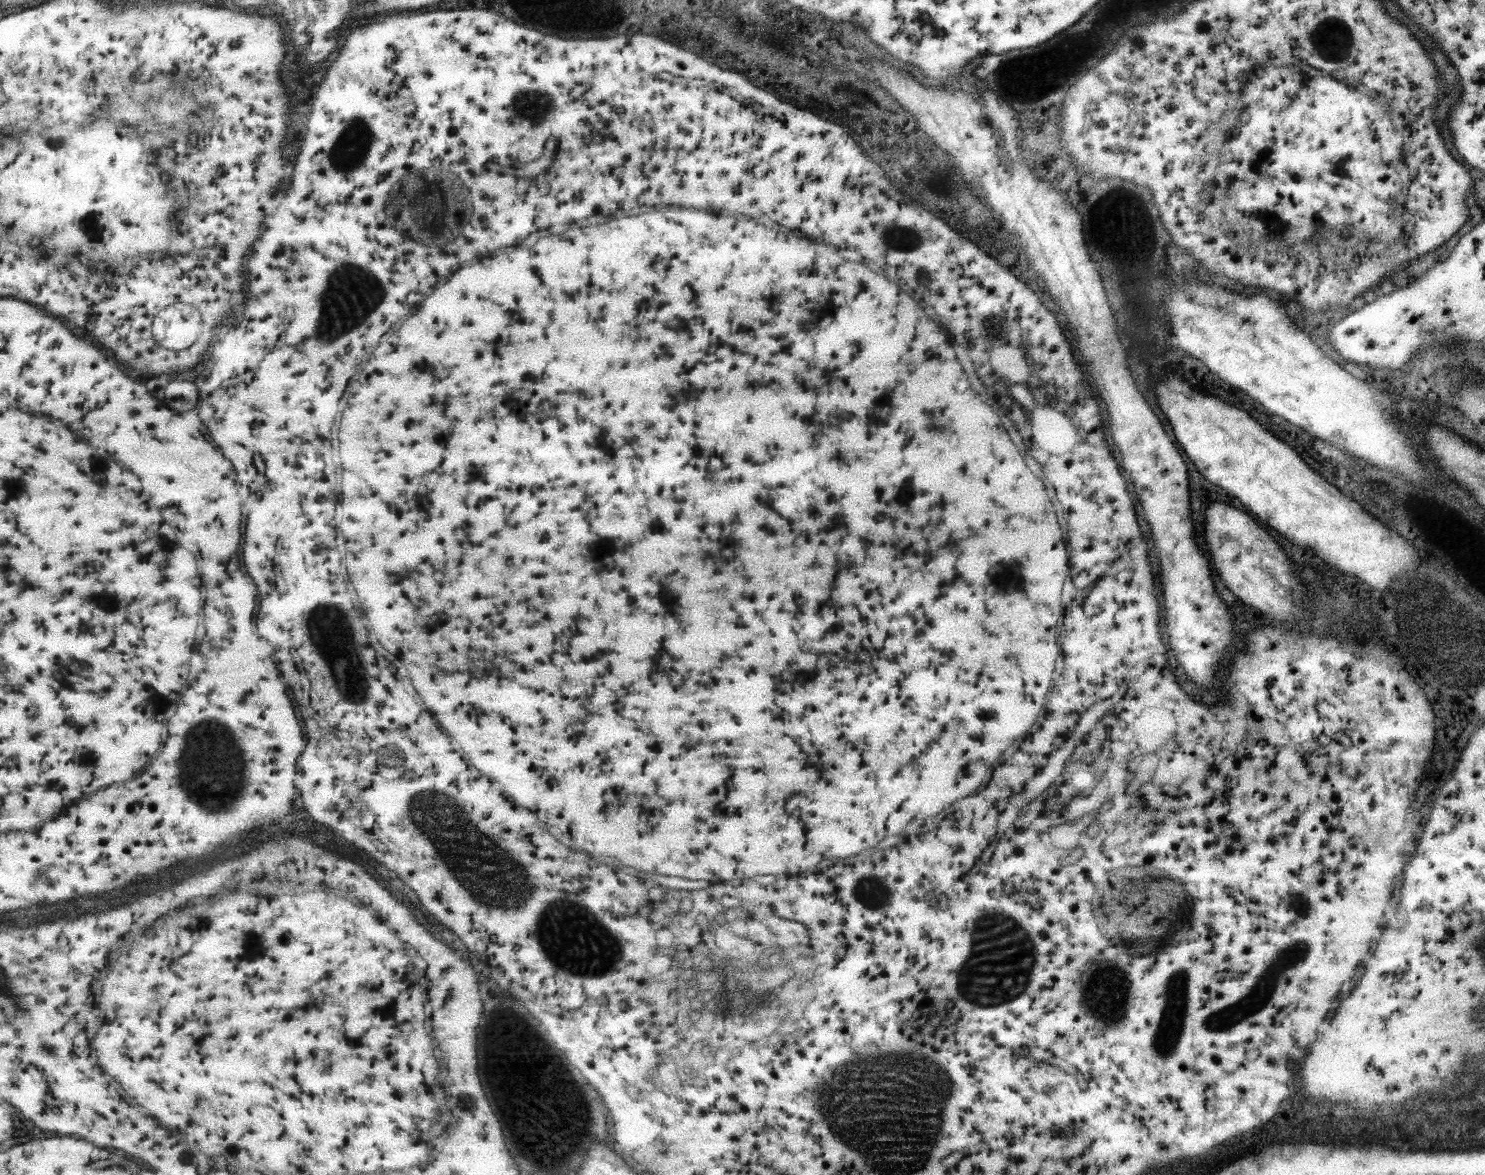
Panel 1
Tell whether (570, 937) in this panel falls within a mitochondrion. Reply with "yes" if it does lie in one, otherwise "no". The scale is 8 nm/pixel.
yes

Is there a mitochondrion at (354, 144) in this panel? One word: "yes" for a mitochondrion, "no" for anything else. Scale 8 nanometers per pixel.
yes

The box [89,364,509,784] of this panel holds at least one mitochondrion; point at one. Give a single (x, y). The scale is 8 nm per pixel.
(330, 629)

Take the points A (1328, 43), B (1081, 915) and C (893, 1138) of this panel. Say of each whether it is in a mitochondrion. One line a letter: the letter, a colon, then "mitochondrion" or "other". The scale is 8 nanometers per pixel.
A: mitochondrion
B: other
C: mitochondrion

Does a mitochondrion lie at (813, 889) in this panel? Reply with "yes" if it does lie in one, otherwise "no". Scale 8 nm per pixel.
no

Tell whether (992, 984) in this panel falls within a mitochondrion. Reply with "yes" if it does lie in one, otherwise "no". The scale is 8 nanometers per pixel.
yes

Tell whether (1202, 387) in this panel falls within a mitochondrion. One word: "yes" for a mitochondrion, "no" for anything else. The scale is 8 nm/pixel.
no

